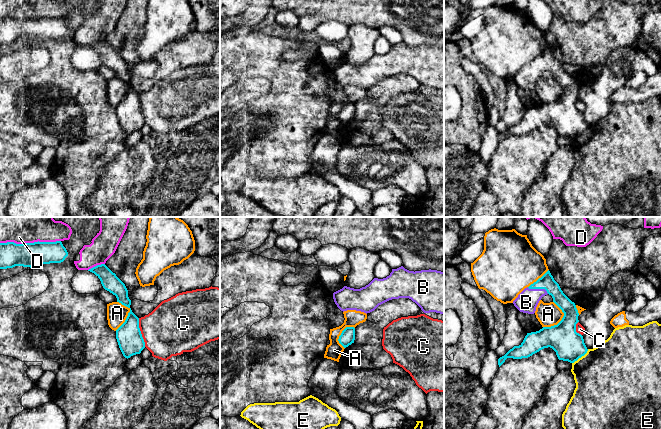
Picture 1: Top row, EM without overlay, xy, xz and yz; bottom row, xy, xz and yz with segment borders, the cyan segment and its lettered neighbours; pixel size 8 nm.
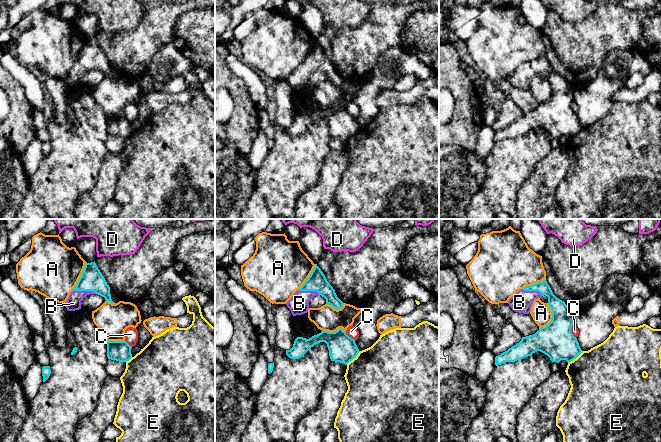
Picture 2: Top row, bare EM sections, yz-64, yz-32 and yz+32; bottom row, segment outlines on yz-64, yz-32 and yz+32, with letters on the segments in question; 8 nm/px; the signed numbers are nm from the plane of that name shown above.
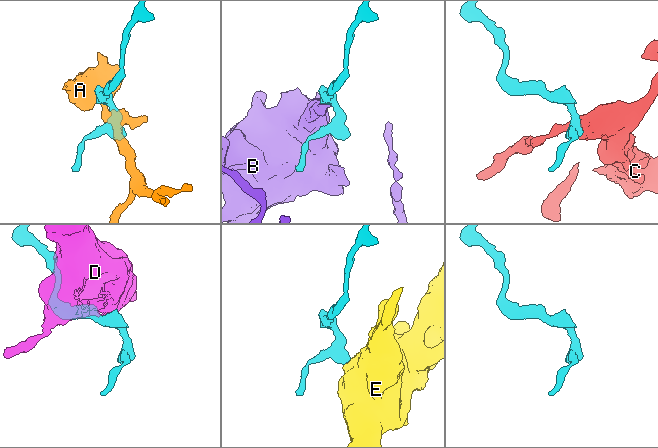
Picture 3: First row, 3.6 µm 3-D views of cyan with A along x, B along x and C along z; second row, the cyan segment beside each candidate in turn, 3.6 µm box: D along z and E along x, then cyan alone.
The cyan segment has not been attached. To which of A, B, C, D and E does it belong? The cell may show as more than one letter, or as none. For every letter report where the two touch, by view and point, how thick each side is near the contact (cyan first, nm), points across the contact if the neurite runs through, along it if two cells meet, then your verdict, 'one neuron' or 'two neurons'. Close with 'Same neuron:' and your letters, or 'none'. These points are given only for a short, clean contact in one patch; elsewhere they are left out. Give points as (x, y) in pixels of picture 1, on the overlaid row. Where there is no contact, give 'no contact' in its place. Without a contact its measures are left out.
A: contact yz (562, 319); calibres 240 and 190 nm; two neurons
B: contact yz (538, 288); calibres 120 and 170 nm; one neuron
C: contact xy (140, 332); calibres 200 and 420 nm; border xy (138, 318), (138, 327), (145, 346); two neurons
D: contact xy (30, 243); calibres 190 and 420 nm; two neurons
E: contact yz (580, 357); calibres 240 and 480 nm; border yz (588, 349), (572, 363); two neurons
Same neuron: B

